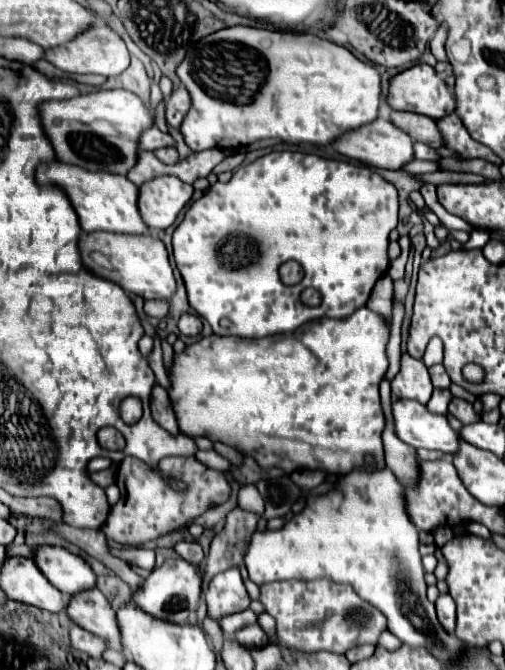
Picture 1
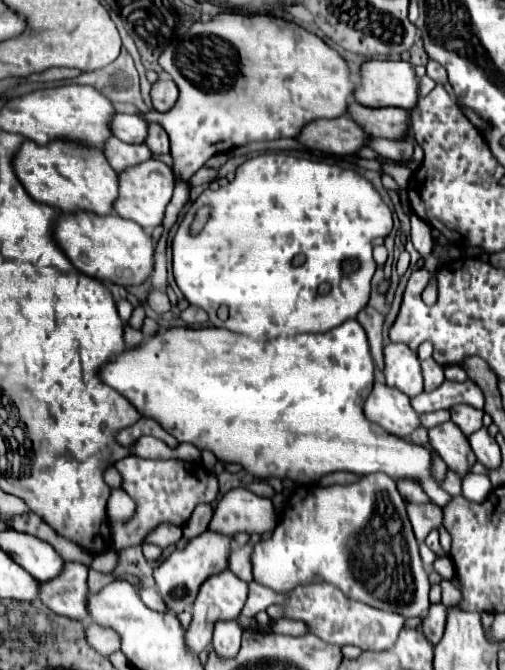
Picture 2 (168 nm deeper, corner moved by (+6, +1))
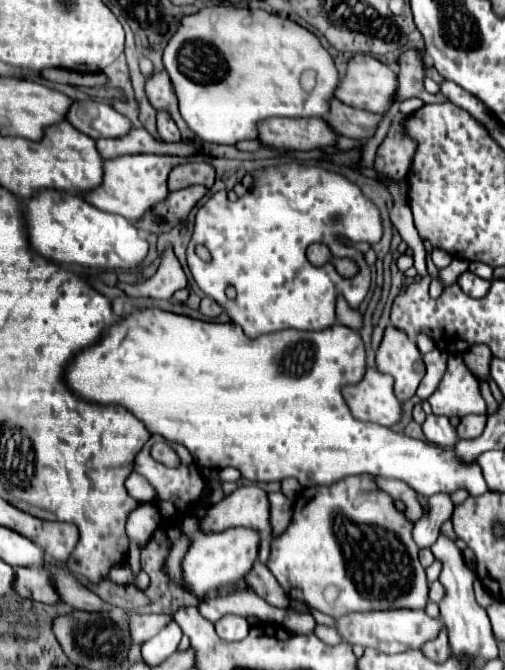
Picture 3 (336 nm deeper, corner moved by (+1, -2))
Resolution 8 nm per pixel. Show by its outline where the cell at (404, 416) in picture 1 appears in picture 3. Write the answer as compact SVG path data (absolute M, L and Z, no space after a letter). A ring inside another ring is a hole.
M368 367L364 379L358 385L344 387L342 395L354 419L390 427L402 417L402 405L398 403L392 385L392 375Z

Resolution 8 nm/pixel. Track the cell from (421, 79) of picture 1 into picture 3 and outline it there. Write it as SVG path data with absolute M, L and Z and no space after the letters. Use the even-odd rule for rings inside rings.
M354 55L348 59L348 69L346 69L346 75L342 77L340 81L340 87L336 89L336 99L340 99L342 103L350 105L350 107L356 107L356 109L364 109L364 111L370 111L370 113L386 113L392 105L392 97L396 93L396 73L380 63L378 59L374 59L372 55Z

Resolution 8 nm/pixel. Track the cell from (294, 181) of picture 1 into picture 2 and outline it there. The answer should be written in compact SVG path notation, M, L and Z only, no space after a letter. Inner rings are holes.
M259 154L255 158L249 158L245 160L237 172L235 172L235 178L227 184L227 186L221 186L217 190L205 190L193 204L191 208L187 210L185 218L181 220L177 232L175 232L175 238L173 238L173 244L171 244L171 250L173 250L173 276L175 276L175 282L179 286L179 290L183 292L183 296L187 298L187 302L191 306L199 306L203 308L207 314L209 314L209 322L217 328L227 328L231 332L237 332L237 334L245 334L249 338L255 338L255 340L269 340L269 338L279 338L279 336L291 336L291 334L303 334L303 332L327 332L339 324L343 324L345 320L349 318L355 318L357 312L369 302L369 294L371 294L371 278L377 270L377 264L373 260L373 240L377 236L387 236L393 228L393 218L391 218L391 210L389 206L383 202L381 194L375 190L375 186L361 174L353 172L353 170L345 170L341 166L335 166L335 164L325 164L325 162L313 162L313 160L307 160L307 158L297 158L297 156L291 156L291 154ZM203 206L209 206L211 208L211 214L203 226L203 230L199 234L191 234L191 224L197 216L197 210L203 208ZM295 254L305 254L305 264L299 266L299 268L293 268L291 266L291 260ZM345 260L357 260L359 266L357 270L353 272L345 272L343 270L343 262ZM319 284L329 284L331 290L327 294L317 294L317 288ZM219 306L227 306L229 308L229 318L223 322L217 318L217 310Z

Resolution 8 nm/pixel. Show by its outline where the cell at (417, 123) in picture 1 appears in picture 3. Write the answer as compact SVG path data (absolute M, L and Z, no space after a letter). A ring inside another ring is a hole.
M334 97L330 103L330 113L326 117L332 131L350 139L360 139L360 141L366 141L374 135L380 119L382 115L368 113L362 109L352 109Z

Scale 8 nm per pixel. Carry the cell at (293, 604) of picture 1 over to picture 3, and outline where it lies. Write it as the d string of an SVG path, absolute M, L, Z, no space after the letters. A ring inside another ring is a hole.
M392 609L392 611L366 611L366 613L350 613L338 621L338 633L350 645L372 647L382 653L404 653L410 649L420 649L428 639L436 639L438 631L444 627L440 617L428 617L422 609Z

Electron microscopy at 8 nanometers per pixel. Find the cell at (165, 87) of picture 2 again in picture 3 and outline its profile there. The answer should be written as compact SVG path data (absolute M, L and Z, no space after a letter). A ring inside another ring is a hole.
M154 71L146 79L144 91L146 91L146 97L148 97L148 101L154 109L168 109L170 115L172 115L174 109L178 111L178 101L176 101L176 95L174 95L174 87L172 87L172 81L170 81L166 71Z

